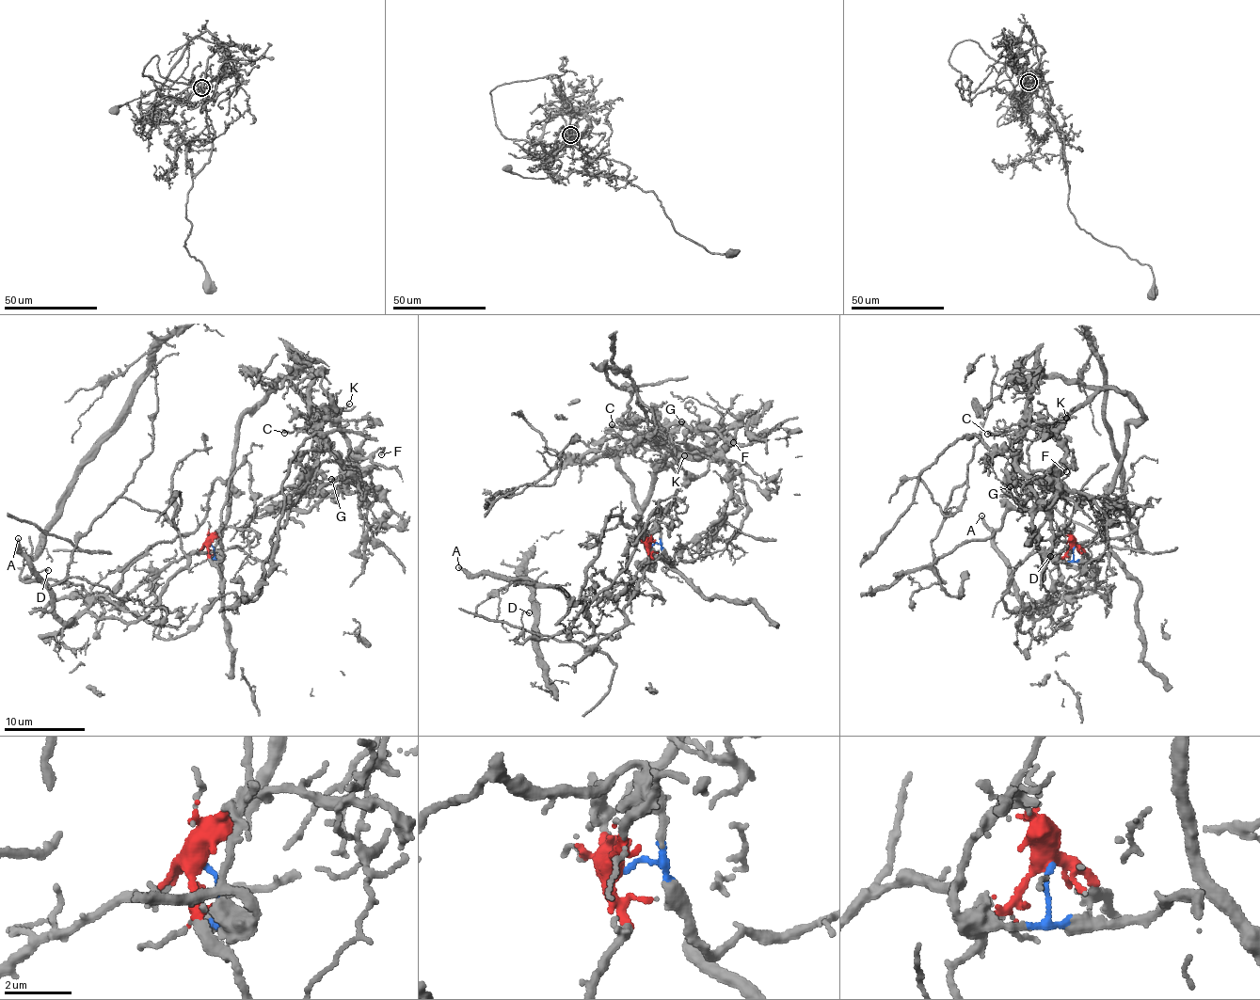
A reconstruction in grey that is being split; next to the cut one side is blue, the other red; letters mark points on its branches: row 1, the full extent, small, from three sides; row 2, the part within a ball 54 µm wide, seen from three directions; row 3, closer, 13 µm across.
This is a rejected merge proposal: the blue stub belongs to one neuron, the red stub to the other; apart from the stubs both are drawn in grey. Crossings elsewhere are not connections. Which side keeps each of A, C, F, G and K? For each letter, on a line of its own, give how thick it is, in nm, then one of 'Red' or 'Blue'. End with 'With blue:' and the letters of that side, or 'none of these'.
A: Thickness 240 nm. Blue
C: Thickness 220 nm. Red
F: Thickness 140 nm. Red
G: Thickness 170 nm. Red
K: Thickness 130 nm. Red
With blue: A

